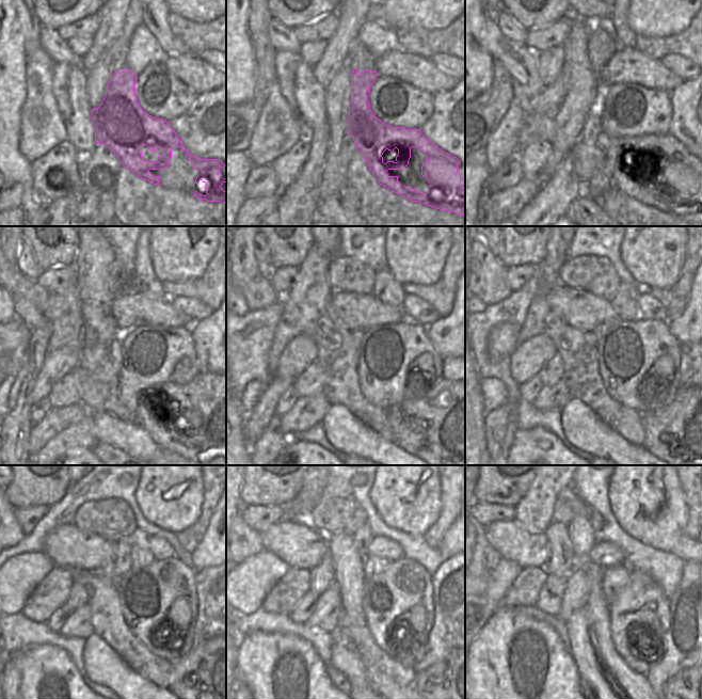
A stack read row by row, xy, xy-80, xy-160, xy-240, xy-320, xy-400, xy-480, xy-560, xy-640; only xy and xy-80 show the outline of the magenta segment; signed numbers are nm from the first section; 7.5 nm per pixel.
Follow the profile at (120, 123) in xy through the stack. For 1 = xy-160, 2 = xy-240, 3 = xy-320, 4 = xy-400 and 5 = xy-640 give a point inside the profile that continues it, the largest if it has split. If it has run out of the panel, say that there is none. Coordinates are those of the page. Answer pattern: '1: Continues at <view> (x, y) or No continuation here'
1: Continues at xy-160 (677, 191)
2: Continues at xy-240 (204, 424)
3: Continues at xy-320 (443, 425)
4: Continues at xy-400 (682, 434)
5: Continues at xy-640 (682, 682).

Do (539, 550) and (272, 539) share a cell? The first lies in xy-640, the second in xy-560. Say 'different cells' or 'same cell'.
same cell

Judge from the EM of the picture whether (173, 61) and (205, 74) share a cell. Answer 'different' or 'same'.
same

